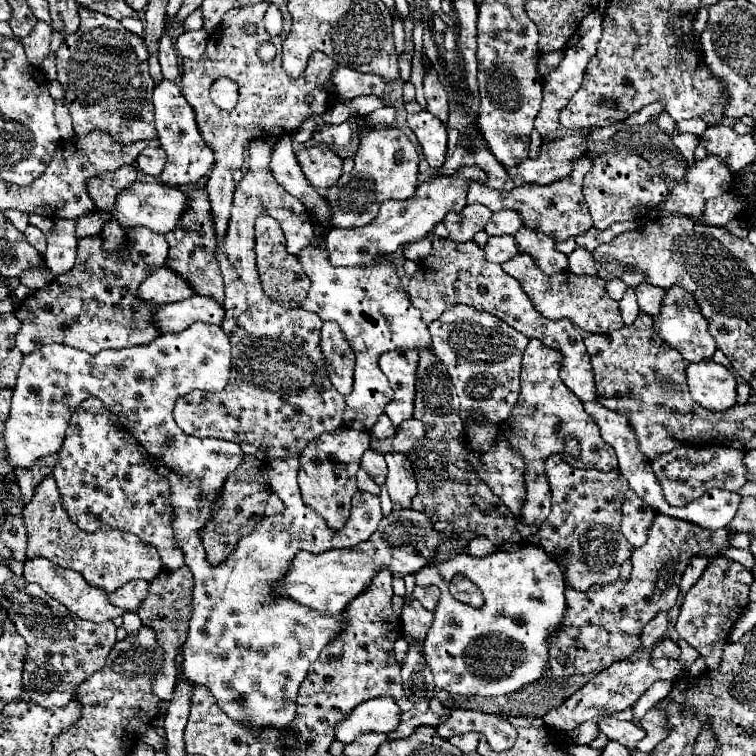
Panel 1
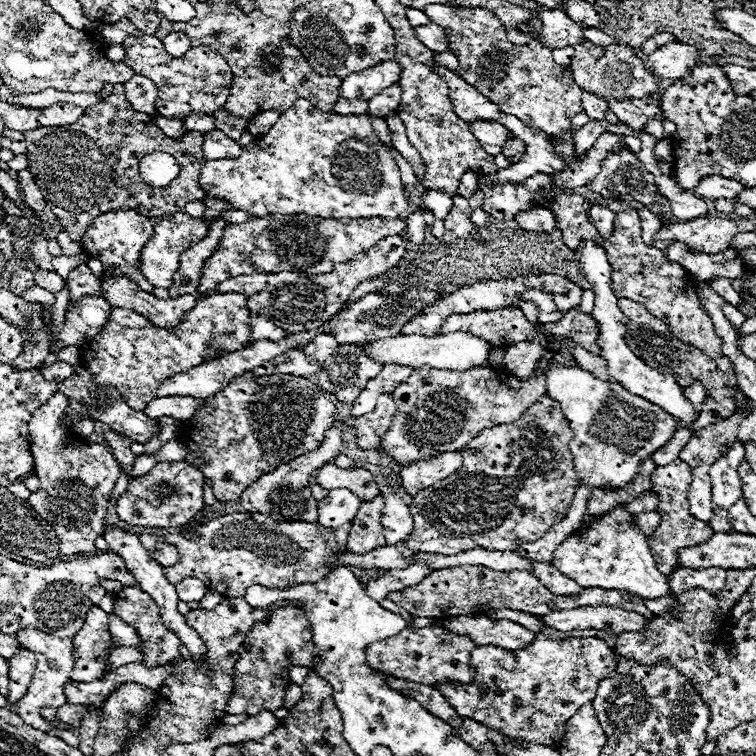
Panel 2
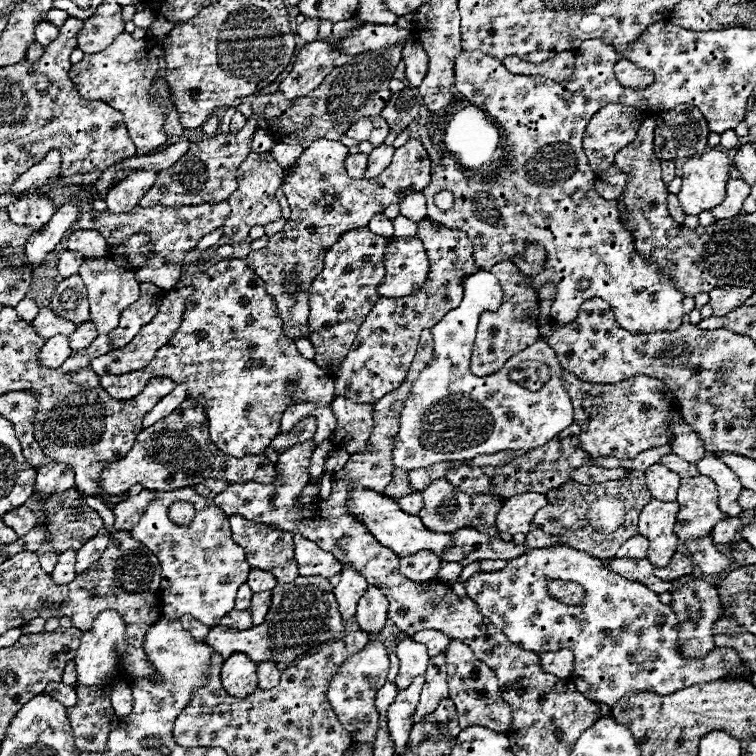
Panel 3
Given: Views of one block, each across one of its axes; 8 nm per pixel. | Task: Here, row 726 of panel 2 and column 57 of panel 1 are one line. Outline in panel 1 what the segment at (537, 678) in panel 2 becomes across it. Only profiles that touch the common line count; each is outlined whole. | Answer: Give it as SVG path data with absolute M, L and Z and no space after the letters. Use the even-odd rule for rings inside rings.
M52 476L42 480L42 484L36 488L32 502L24 506L24 526L28 530L28 548L26 548L28 558L42 556L56 566L76 570L84 576L84 580L90 586L100 586L108 594L134 578L150 582L162 568L162 562L154 546L144 544L142 540L138 540L138 536L130 532L102 528L90 534L78 530L78 526L68 518L68 514L62 508L58 486Z

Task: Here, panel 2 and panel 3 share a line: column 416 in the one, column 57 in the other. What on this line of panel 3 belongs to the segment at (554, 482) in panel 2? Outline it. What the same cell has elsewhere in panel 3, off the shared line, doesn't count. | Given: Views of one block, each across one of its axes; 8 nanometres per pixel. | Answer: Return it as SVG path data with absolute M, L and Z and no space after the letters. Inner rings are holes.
M70 488L70 492L62 492L58 496L42 496L38 498L38 510L40 514L40 522L46 524L46 532L48 532L48 542L54 546L54 550L66 552L66 550L78 550L82 548L82 544L86 544L86 540L94 538L98 534L98 530L104 526L100 514L96 510L92 510L88 504L82 502L82 492L76 488Z

